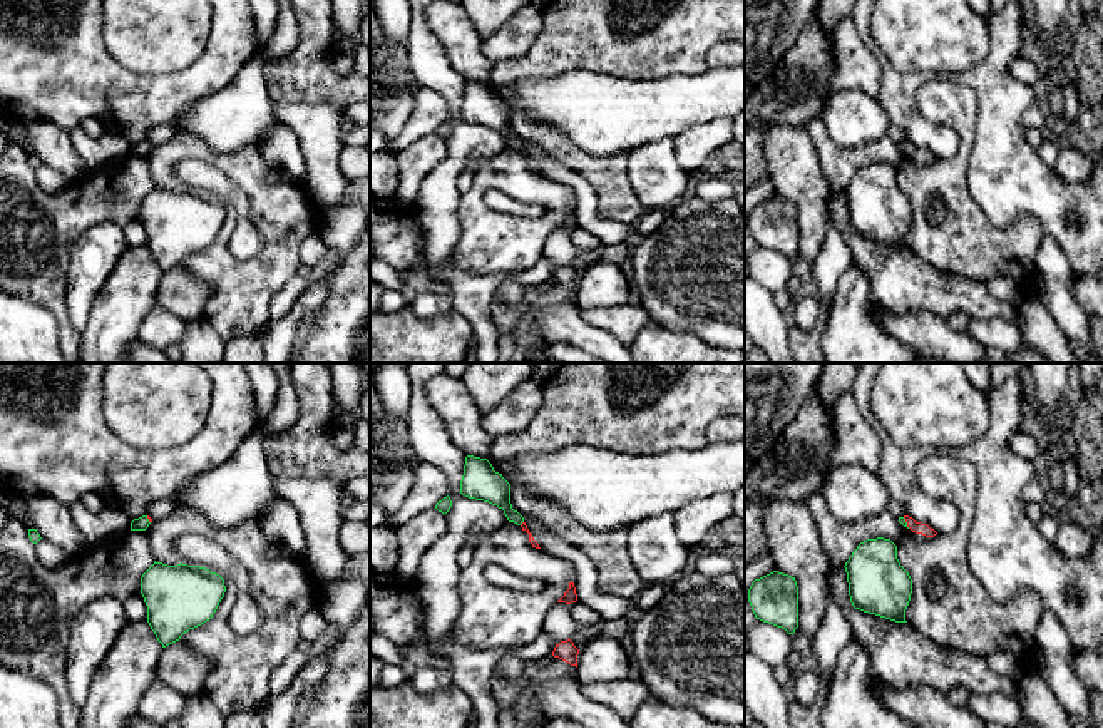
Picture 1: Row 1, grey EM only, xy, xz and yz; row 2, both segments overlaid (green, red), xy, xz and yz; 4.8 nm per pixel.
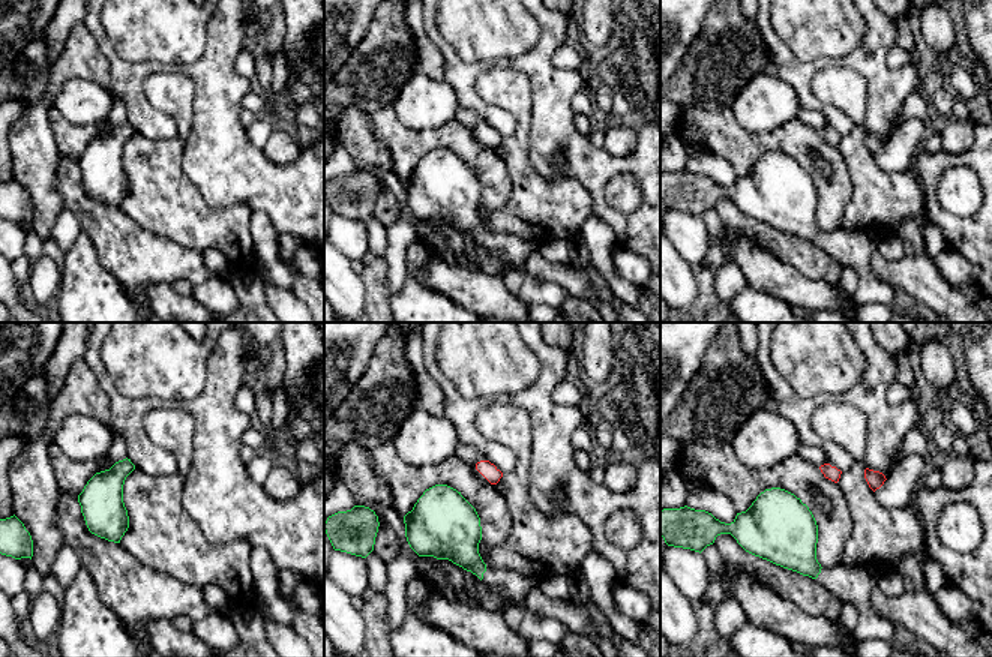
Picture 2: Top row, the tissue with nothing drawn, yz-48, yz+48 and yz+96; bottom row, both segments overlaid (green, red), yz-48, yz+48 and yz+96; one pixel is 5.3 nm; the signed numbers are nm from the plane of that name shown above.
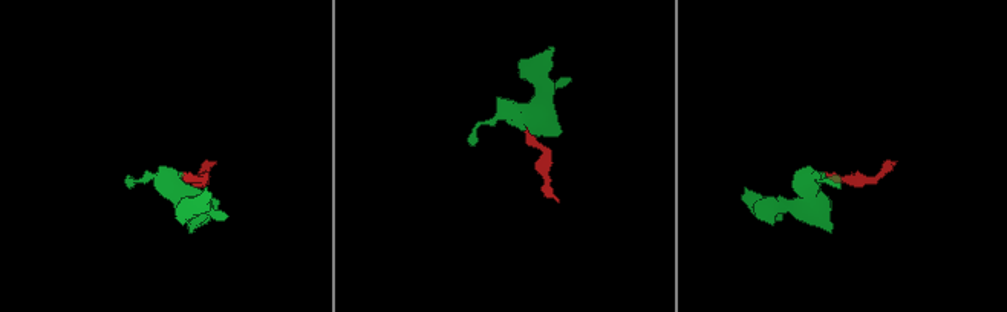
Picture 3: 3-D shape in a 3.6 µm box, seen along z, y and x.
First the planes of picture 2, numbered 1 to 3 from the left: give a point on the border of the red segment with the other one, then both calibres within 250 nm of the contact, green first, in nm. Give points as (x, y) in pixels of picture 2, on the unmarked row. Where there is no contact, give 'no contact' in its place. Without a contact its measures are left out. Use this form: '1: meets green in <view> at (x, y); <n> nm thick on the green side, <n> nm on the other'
1: no contact
2: no contact
3: no contact

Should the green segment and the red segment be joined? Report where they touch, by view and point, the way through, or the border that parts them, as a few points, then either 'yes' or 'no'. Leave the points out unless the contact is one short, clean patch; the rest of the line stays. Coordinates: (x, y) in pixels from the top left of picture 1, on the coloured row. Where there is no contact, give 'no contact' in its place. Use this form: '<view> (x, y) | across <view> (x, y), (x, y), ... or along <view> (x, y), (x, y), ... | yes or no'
yz (906, 522) | across yz (901, 519), (906, 522), (918, 528) | yes

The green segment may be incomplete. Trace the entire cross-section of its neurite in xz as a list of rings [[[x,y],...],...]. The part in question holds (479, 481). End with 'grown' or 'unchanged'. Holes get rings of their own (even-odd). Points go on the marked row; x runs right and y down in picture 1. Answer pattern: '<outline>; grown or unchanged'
[[[467,455],[464,475],[460,480],[460,494],[497,505],[504,510],[509,522],[521,525],[524,517],[512,509],[510,484],[495,472],[487,459]]]; unchanged

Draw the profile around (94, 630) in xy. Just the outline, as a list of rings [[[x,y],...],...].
[[[102,597],[87,604],[72,621],[65,656],[65,679],[70,700],[82,708],[89,686],[127,624],[122,604],[115,597]]]

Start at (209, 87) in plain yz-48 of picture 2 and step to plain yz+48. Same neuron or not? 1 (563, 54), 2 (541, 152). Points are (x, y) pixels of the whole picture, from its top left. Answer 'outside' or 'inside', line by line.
1: outside
2: inside

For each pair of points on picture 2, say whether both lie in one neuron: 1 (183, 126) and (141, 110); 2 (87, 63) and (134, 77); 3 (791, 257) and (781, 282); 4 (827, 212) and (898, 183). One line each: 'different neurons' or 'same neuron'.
1: different neurons
2: different neurons
3: different neurons
4: different neurons

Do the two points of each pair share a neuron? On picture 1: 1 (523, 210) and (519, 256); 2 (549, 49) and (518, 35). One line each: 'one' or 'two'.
1: two
2: two

